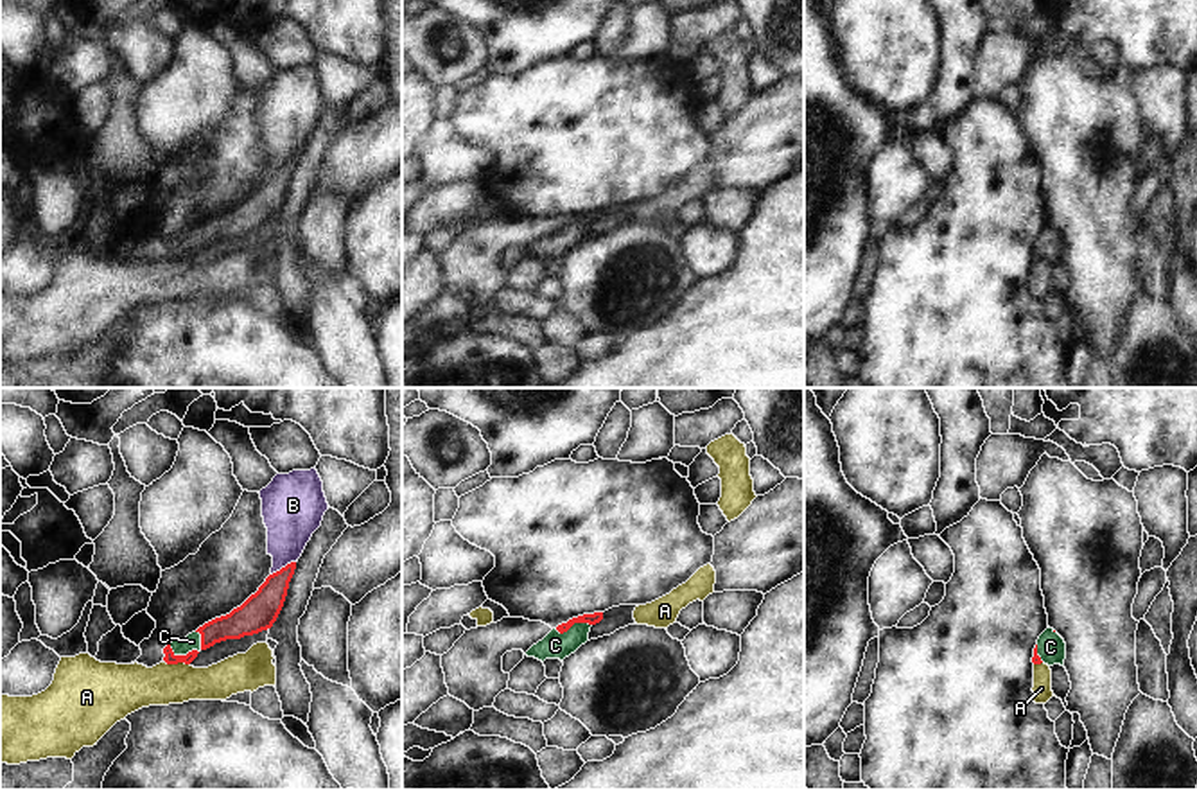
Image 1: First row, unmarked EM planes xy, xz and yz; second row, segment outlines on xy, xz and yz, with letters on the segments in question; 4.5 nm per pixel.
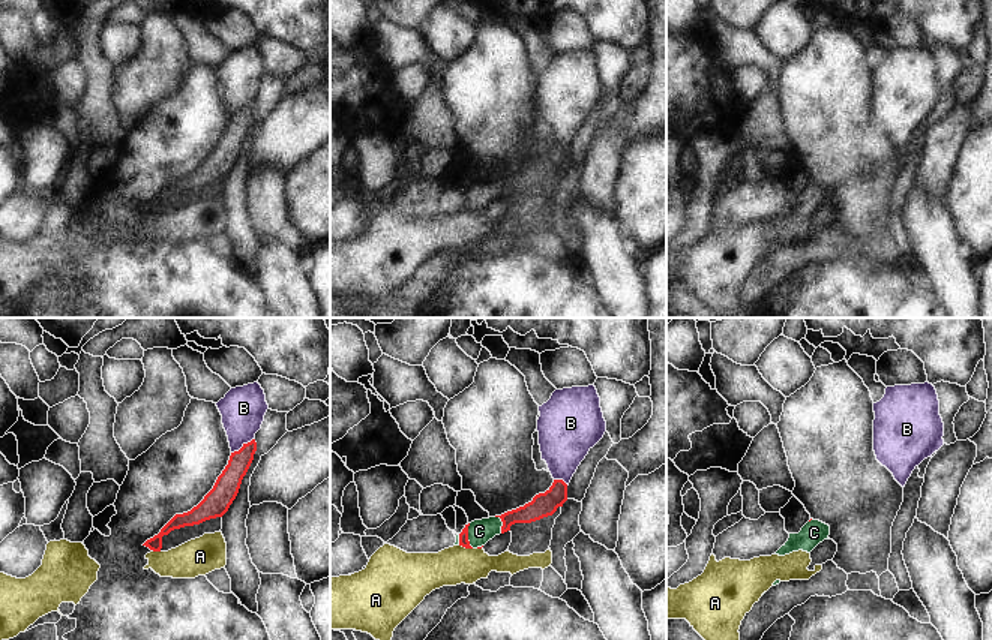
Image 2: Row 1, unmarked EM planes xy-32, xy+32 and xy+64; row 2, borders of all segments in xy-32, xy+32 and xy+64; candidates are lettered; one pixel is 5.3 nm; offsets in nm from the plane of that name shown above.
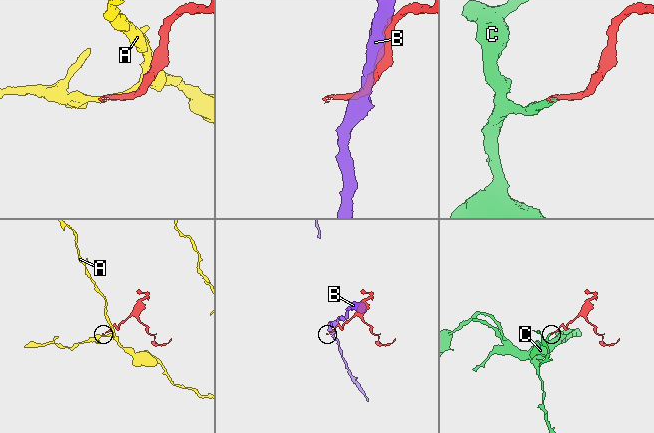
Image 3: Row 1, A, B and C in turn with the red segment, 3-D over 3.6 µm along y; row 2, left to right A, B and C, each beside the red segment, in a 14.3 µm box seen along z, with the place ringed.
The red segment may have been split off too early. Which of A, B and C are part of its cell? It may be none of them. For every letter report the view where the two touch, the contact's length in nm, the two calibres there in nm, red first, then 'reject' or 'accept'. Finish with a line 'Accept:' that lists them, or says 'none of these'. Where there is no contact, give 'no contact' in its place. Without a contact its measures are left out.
A: contact in xy; length 110 nm; calibres 50 and 200 nm; reject
B: contact in xy; length 130 nm; calibres 160 and 260 nm; reject
C: contact in xy; length 160 nm; calibres 50 and 80 nm; accept
Accept: C

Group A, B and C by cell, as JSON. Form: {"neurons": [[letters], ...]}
{"neurons": [["A"], ["B"], ["C"]]}

